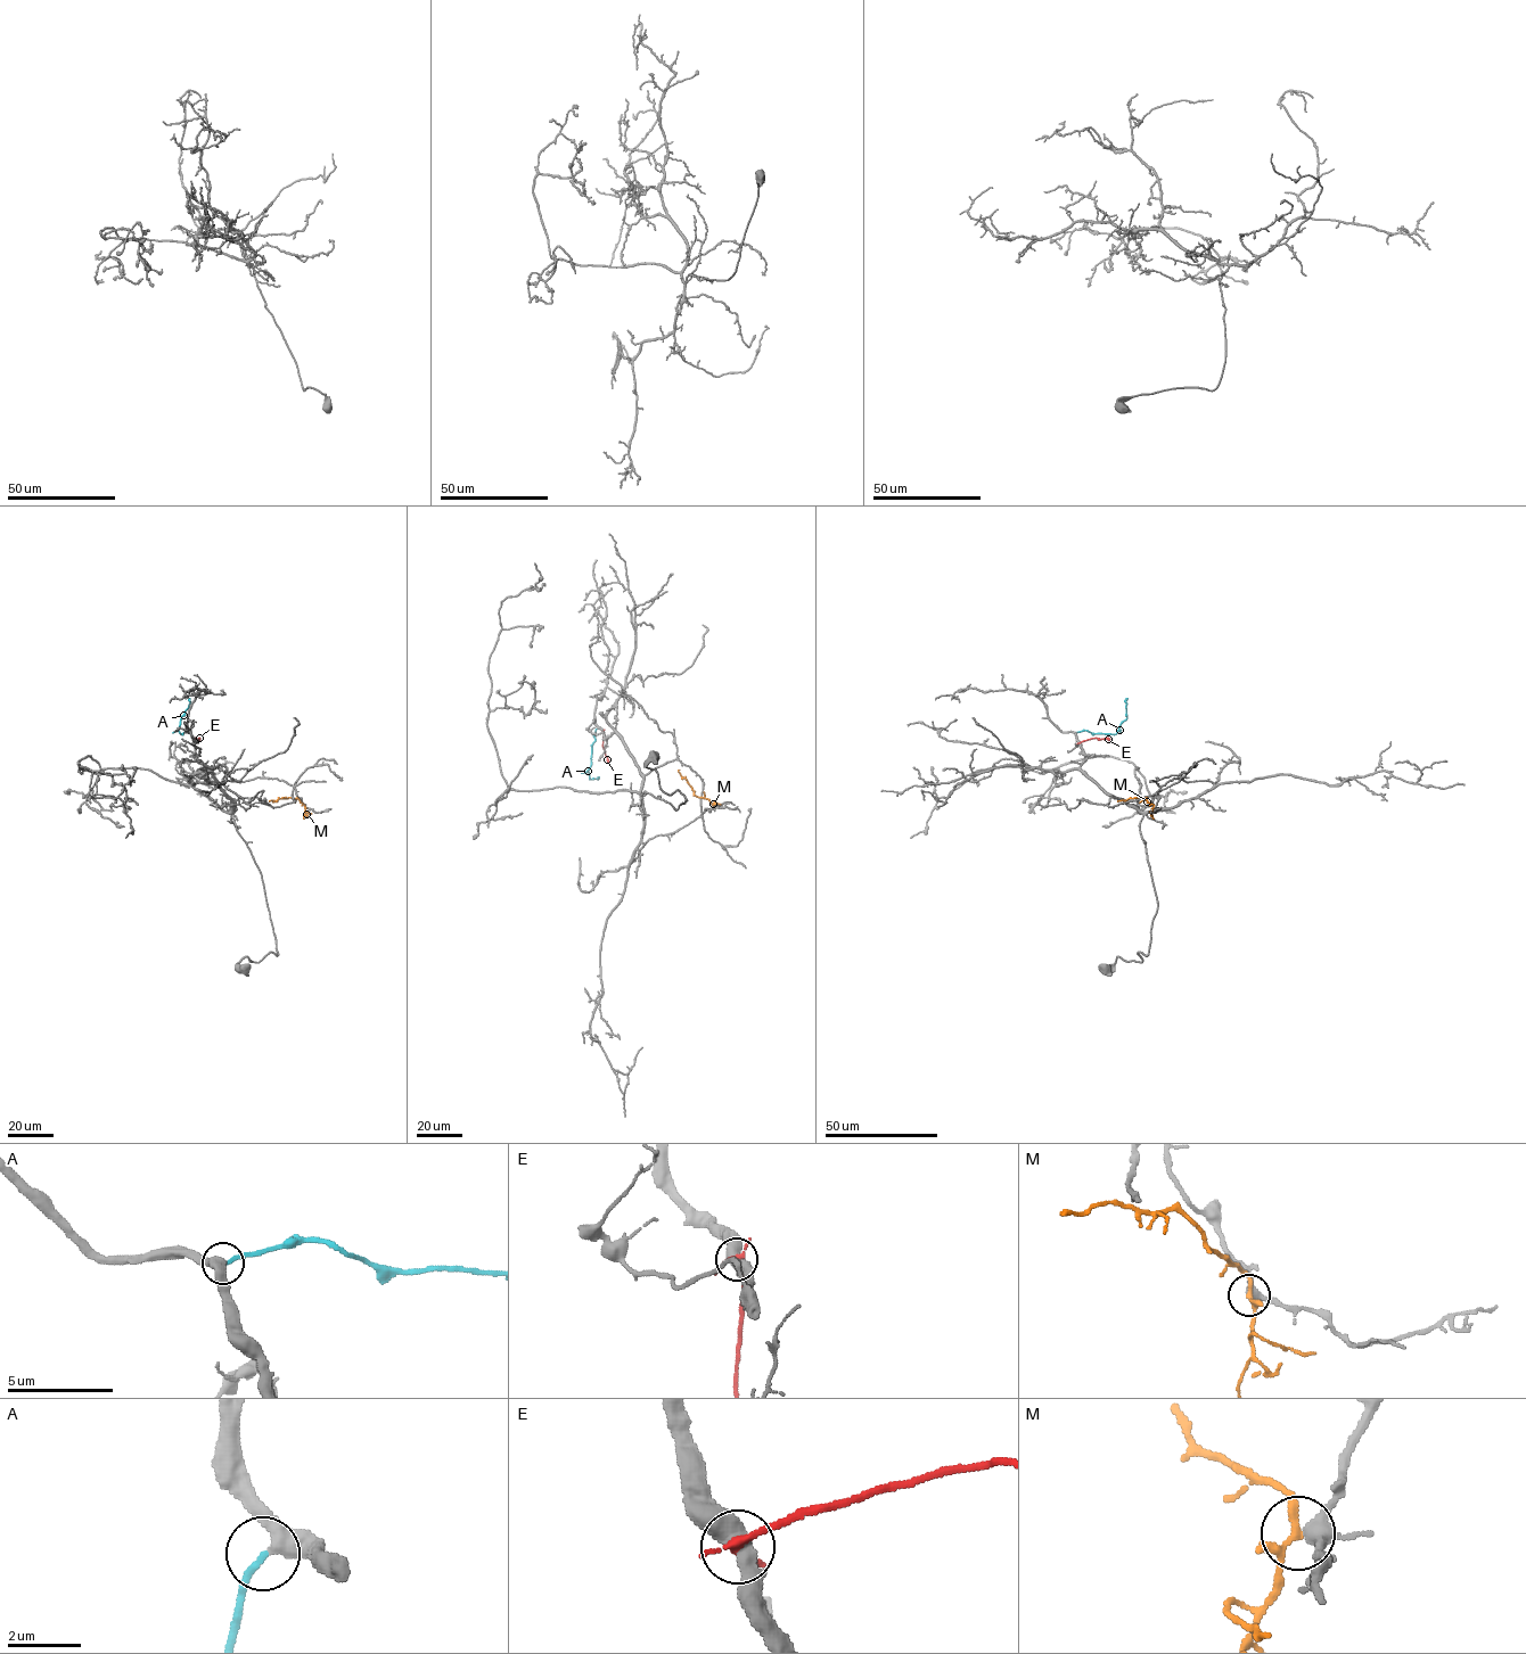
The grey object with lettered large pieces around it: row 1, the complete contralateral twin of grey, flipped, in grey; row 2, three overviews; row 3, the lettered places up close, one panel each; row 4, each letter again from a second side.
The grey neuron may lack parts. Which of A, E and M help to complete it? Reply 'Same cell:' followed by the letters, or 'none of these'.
Same cell: A

